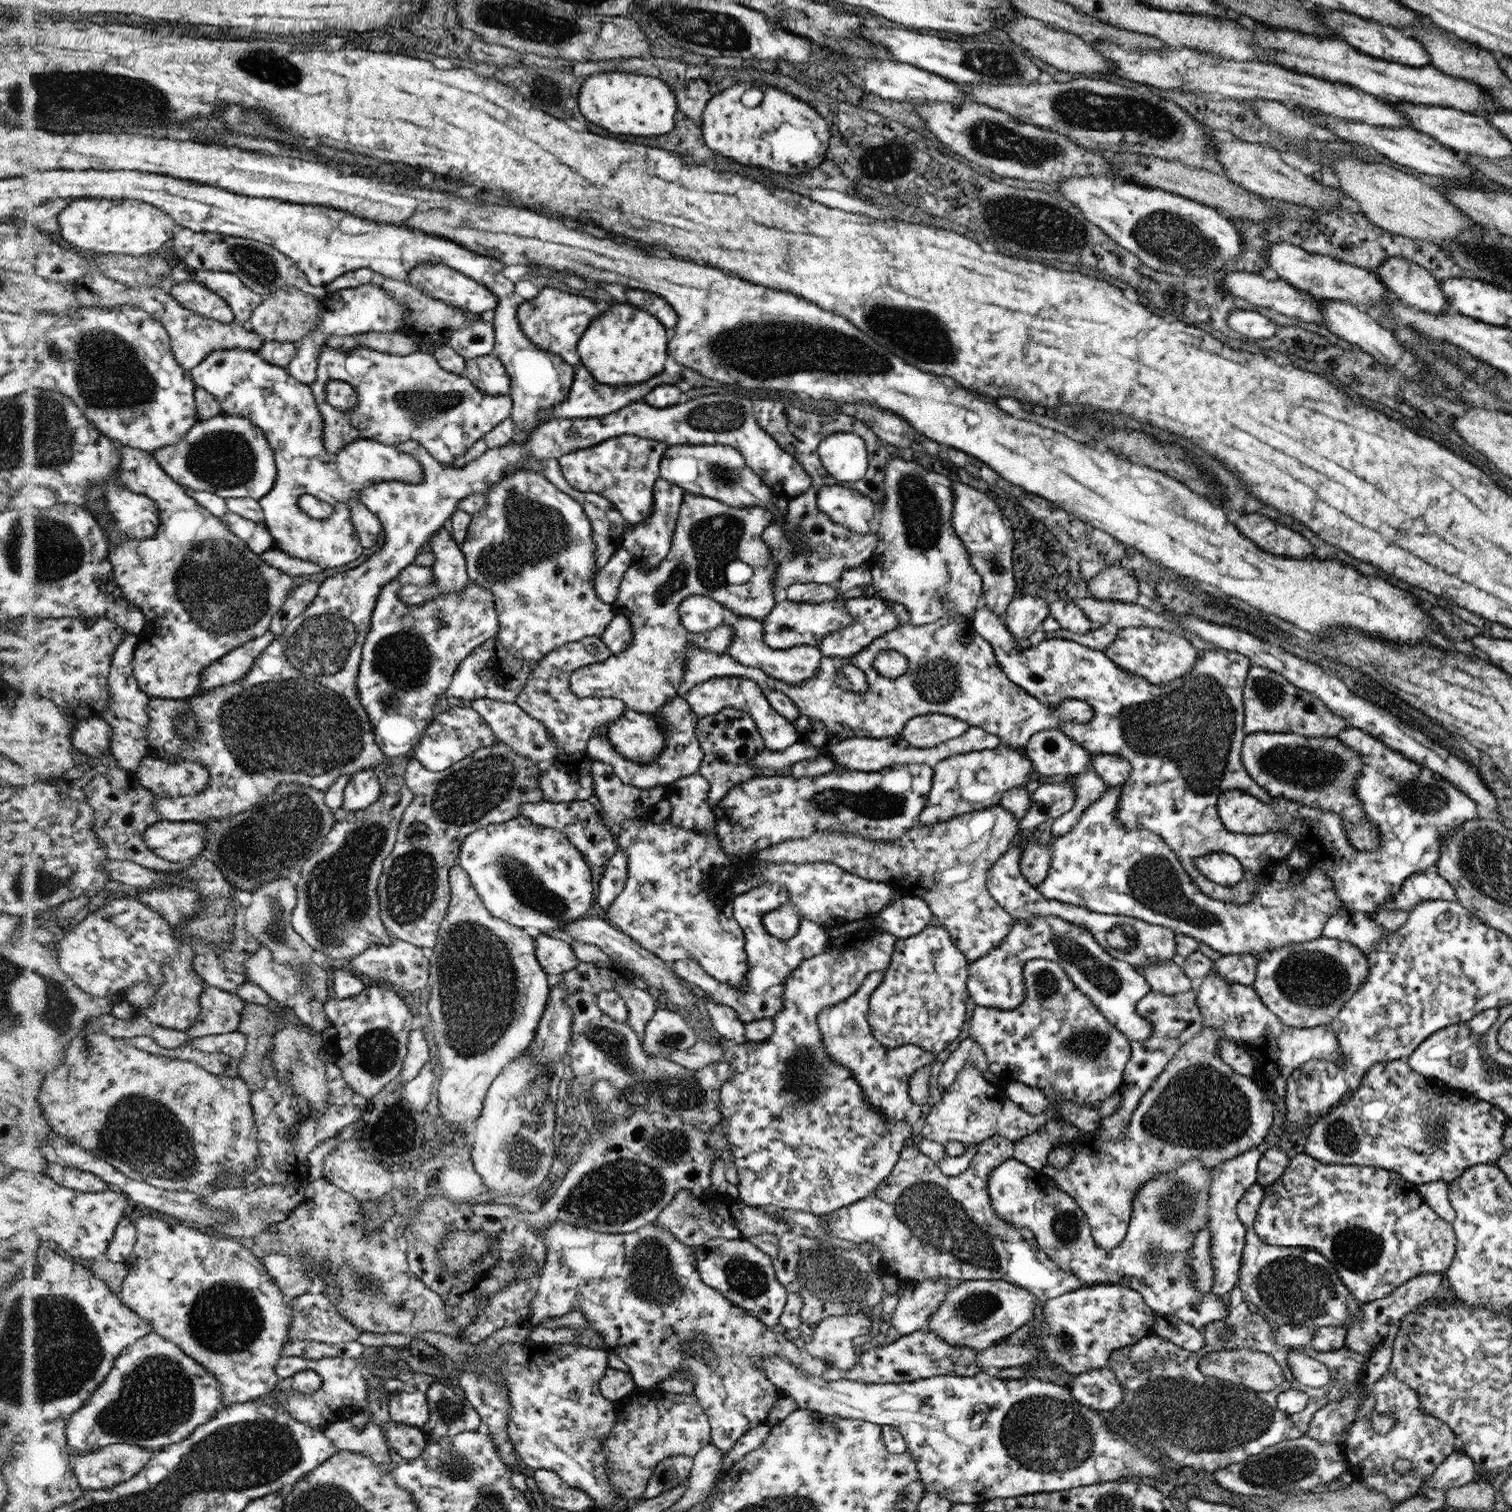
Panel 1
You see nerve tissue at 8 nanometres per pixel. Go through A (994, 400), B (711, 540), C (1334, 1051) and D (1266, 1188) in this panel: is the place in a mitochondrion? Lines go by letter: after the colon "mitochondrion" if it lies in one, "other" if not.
A: other
B: mitochondrion
C: other
D: other

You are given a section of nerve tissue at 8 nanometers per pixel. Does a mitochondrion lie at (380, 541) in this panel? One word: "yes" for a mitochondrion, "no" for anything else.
no

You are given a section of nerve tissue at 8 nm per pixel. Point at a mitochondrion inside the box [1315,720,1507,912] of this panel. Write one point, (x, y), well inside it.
(1425, 799)

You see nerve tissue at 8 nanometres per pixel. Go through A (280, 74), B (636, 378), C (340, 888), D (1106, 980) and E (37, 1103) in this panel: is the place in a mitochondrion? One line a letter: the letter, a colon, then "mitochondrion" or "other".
A: mitochondrion
B: other
C: mitochondrion
D: mitochondrion
E: other

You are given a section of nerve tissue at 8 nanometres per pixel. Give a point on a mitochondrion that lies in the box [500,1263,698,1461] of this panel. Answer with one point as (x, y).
(557, 1444)

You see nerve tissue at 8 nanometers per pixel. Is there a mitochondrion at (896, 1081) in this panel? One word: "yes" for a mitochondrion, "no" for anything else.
no

